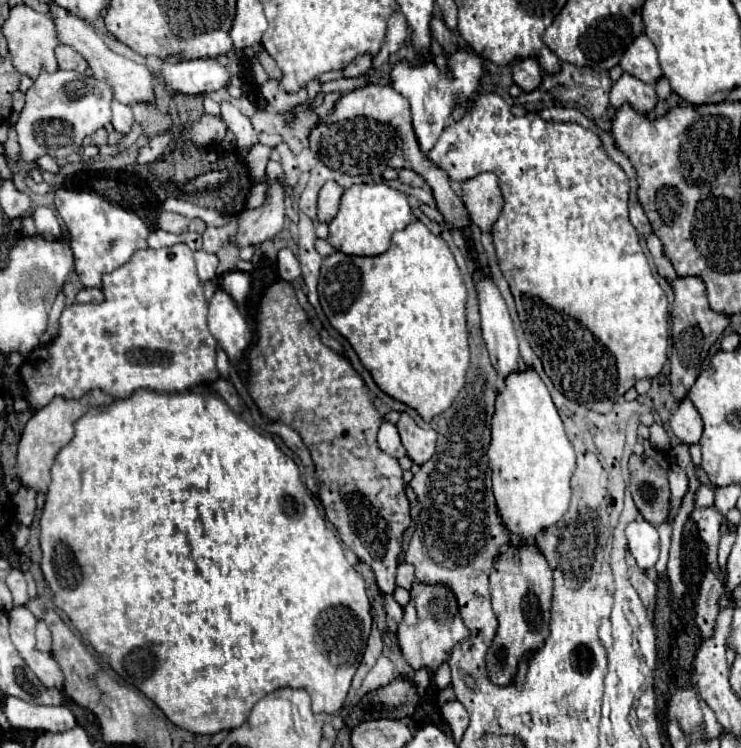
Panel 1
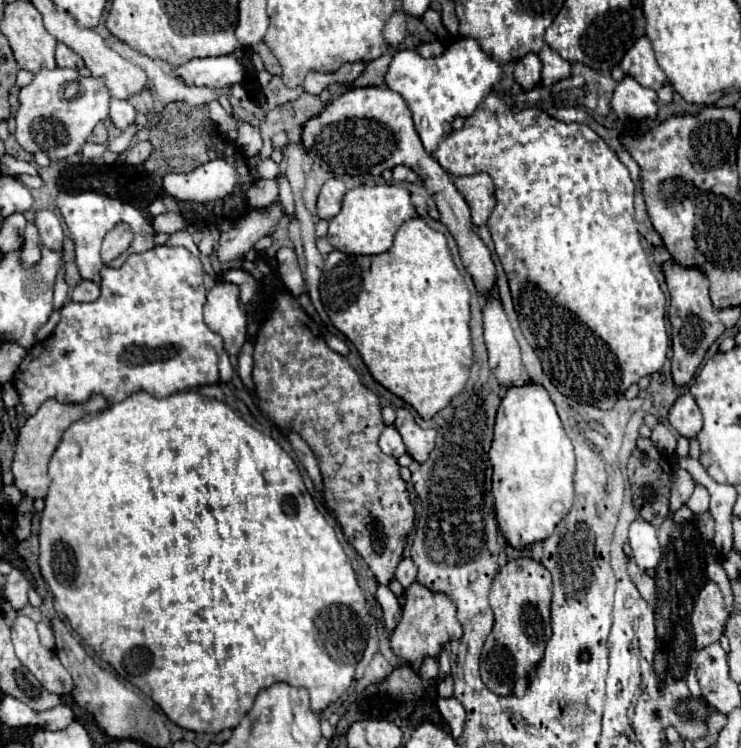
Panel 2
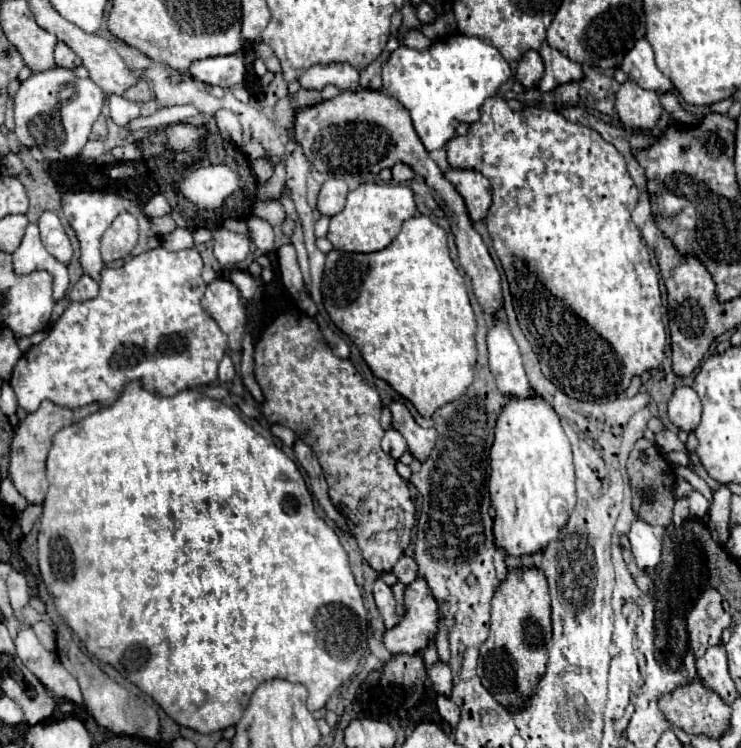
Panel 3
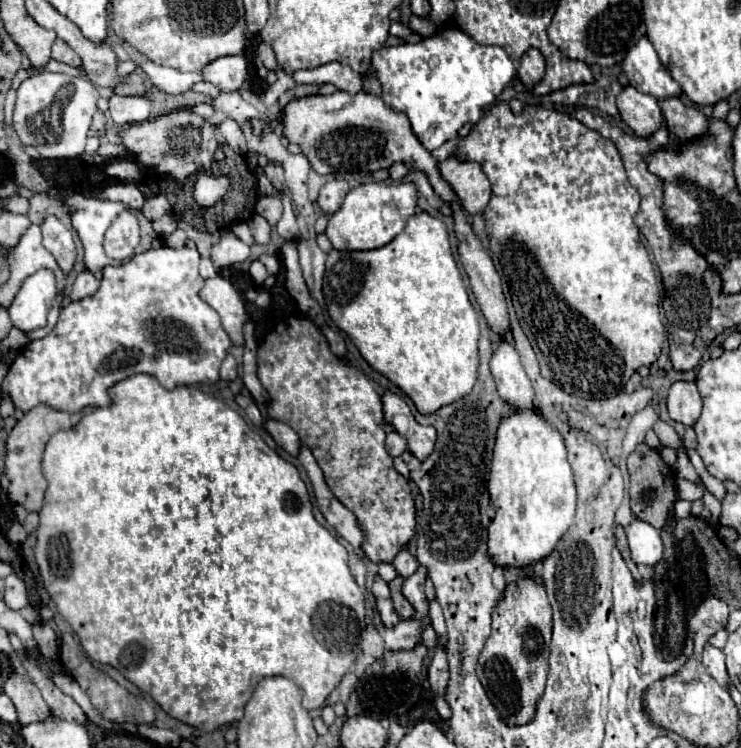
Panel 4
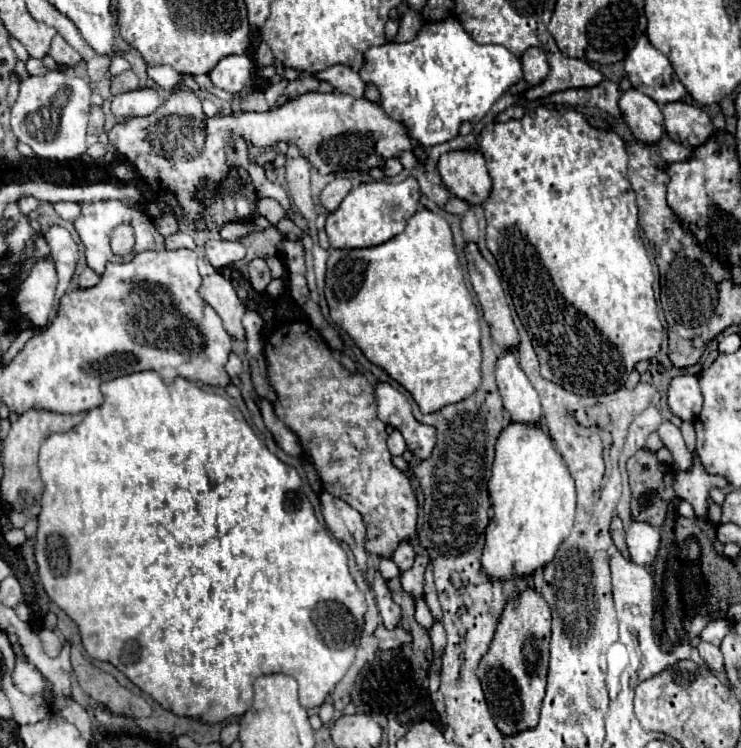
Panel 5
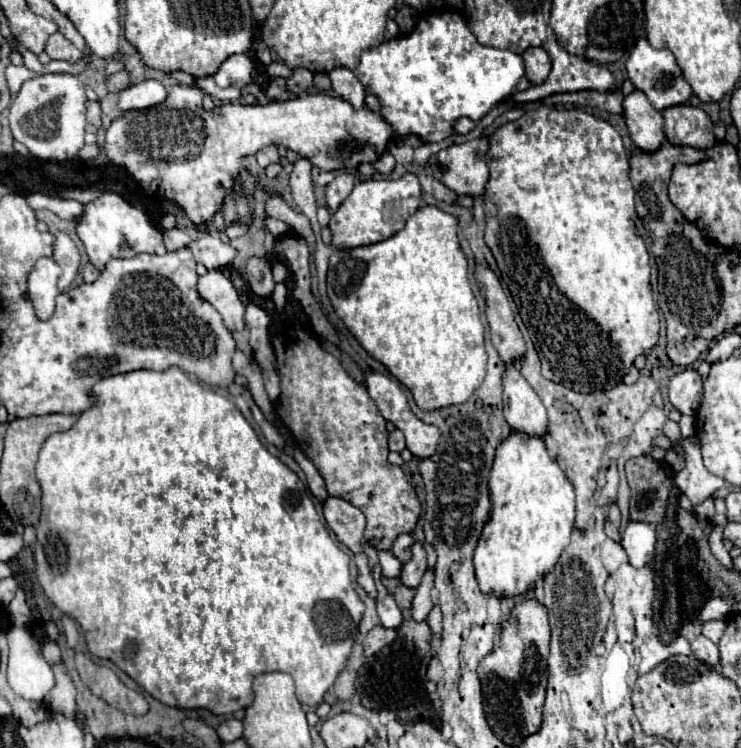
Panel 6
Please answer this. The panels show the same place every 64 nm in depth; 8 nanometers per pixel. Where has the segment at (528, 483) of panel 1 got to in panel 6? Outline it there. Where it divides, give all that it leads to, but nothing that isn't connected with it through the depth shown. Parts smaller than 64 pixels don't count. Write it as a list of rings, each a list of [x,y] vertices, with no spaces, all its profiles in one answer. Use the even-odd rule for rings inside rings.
[[[512,432],[496,450],[490,472],[492,516],[486,522],[476,552],[474,572],[484,594],[512,598],[526,594],[534,582],[552,572],[570,542],[574,526],[574,490],[556,460],[548,456],[542,438]]]

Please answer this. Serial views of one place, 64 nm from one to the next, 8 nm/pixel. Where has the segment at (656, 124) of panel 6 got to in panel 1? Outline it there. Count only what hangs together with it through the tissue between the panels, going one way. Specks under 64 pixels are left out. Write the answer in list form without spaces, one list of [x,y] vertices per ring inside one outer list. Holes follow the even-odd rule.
[[[622,74],[620,80],[614,82],[612,92],[610,92],[610,104],[614,108],[620,108],[622,104],[630,104],[640,114],[652,112],[656,102],[658,102],[658,96],[656,96],[654,86],[644,84],[632,74]]]

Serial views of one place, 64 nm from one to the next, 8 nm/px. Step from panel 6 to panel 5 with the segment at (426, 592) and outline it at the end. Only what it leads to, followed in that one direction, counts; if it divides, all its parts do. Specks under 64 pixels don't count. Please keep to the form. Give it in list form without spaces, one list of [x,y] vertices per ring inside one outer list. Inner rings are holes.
[[[420,596],[420,598],[416,600],[416,620],[418,620],[418,624],[422,624],[422,626],[428,628],[428,630],[430,630],[432,622],[434,622],[434,618],[432,618],[432,614],[430,614],[430,608],[428,608],[424,596]]]

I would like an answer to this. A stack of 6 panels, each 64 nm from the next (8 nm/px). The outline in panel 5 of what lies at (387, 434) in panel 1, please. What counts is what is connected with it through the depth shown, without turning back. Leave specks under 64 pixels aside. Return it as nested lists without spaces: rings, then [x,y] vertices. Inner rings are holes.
[[[394,430],[388,436],[388,450],[390,450],[390,454],[396,454],[396,456],[400,456],[406,450],[406,442],[398,430]]]

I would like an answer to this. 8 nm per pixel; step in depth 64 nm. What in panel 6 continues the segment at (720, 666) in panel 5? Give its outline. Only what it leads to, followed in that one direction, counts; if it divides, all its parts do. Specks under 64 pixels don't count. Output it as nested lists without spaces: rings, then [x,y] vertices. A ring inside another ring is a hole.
[[[702,634],[696,636],[692,642],[690,642],[690,648],[694,652],[696,658],[700,658],[702,662],[706,664],[712,664],[716,666],[720,662],[720,654],[718,654],[718,646],[714,642],[710,642],[708,638],[704,638]]]

